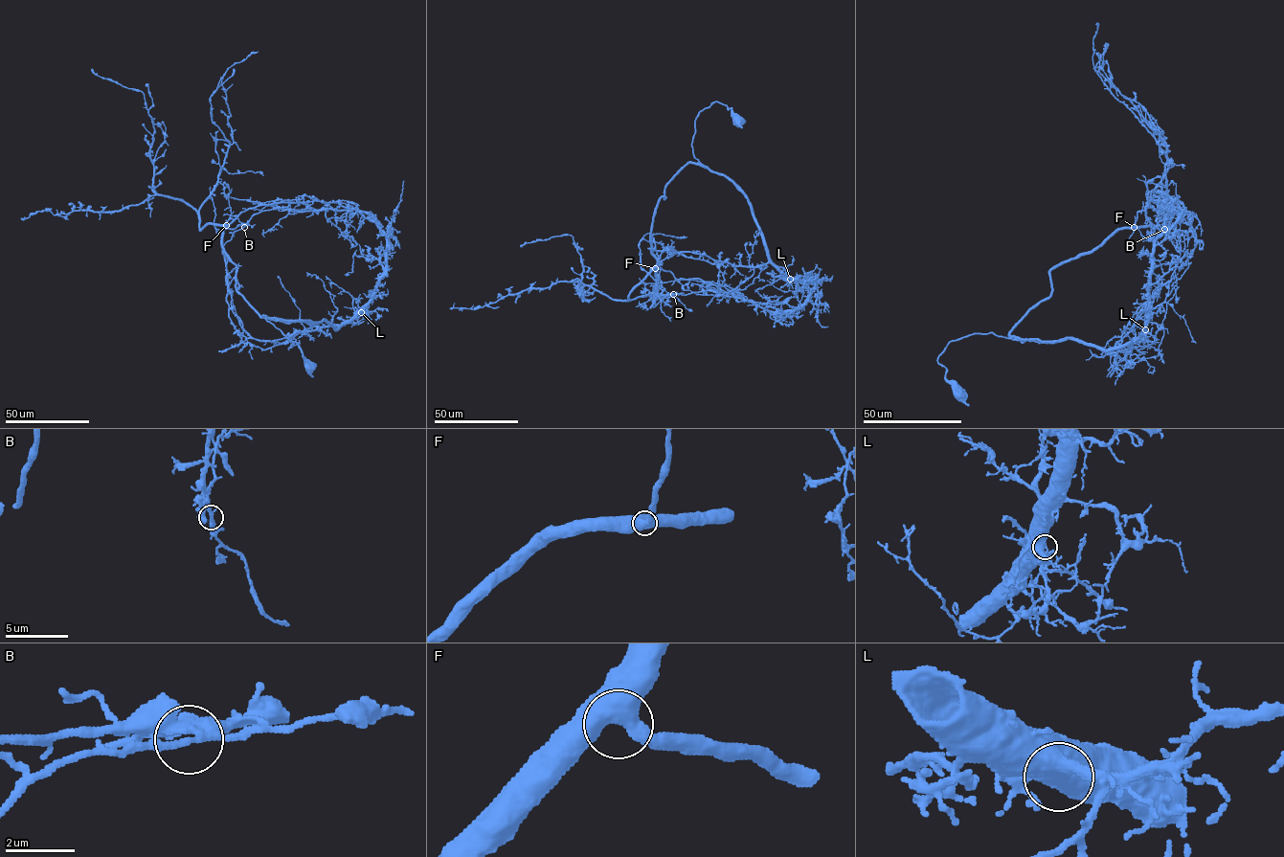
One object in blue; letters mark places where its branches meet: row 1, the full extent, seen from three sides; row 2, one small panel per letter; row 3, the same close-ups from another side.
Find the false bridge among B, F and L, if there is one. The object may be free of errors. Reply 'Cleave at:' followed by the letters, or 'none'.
Cleave at: B

